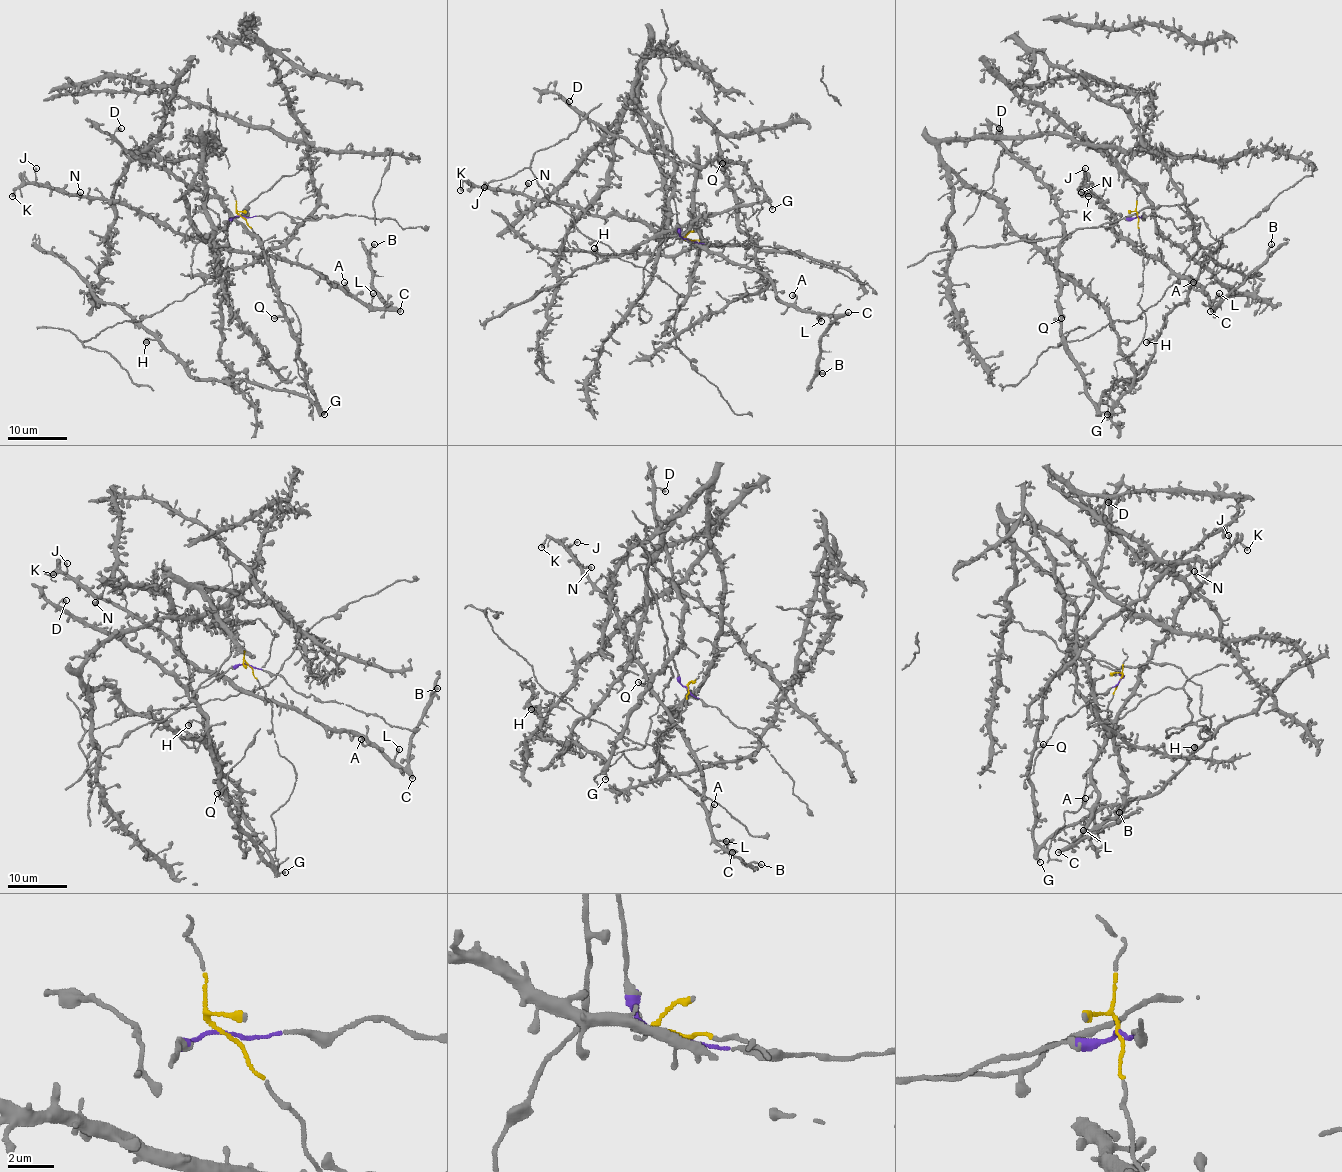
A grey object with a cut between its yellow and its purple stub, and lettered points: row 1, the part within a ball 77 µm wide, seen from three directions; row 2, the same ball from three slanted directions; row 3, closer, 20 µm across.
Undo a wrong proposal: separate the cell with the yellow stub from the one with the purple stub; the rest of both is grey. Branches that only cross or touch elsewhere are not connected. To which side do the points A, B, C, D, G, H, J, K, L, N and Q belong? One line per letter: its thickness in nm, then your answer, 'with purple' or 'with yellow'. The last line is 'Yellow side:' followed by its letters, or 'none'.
A: 360 nm | with yellow
B: 240 nm | with yellow
C: 480 nm | with yellow
D: 380 nm | with yellow
G: 260 nm | with yellow
H: 480 nm | with yellow
J: 200 nm | with yellow
K: 320 nm | with yellow
L: 420 nm | with yellow
N: 440 nm | with yellow
Q: 320 nm | with yellow
Yellow side: A, B, C, D, G, H, J, K, L, N, Q

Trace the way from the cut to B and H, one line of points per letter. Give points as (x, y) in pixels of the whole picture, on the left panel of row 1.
B: (240, 216), (261, 240), (260, 255), (309, 265), (336, 287), (384, 307), (373, 289), (369, 259), (375, 244)
H: (240, 216), (261, 240), (272, 292), (300, 325), (304, 395), (199, 380), (157, 341), (146, 343)

